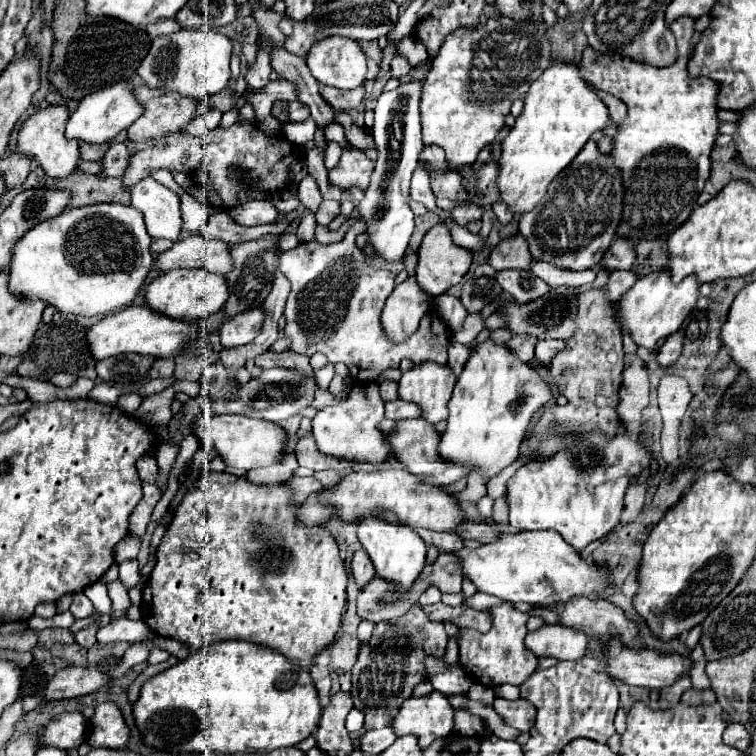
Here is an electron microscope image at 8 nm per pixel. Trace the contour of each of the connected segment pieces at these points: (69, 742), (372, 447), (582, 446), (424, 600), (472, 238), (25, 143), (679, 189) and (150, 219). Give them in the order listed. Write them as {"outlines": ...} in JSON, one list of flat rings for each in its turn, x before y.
{"outlines":[[[80,711,60,713,44,727,40,735,40,743,68,751,84,743,86,731,88,731,88,719]],[[356,383,344,401,318,411,318,415,312,419,312,433,318,449,326,455,356,463,384,463,390,455,390,443,378,429,378,423,384,418,385,402,378,393,378,383]],[[618,423,616,435,608,437,600,431,594,435,580,437,578,447,564,447,556,451,550,459,532,461,516,471,508,481,506,497,510,503,510,527,516,531,538,531,554,529,558,531,576,551,582,551,588,543,608,535,620,521,624,509,624,495,632,477,638,477,652,463,652,453,640,443,640,439,630,439,624,423]],[[430,585,430,587,420,595,418,603,420,603,420,605,434,605,434,603,438,603,440,599,442,599,440,589,438,589,438,587,434,587,434,585]],[[448,225,450,227,450,233,452,233,452,239,456,245,460,247,466,247,466,249,472,249,472,251,482,251,484,245,486,245,486,239,480,237,480,235,474,235,470,231,466,231,464,227,460,225]],[[48,105,46,109,36,111,30,115,18,133,18,151,32,155,46,175,50,177,66,177,72,171,76,171,78,161,80,161,80,141,76,139,66,139,64,129,70,119,70,107,68,105]],[[680,17,670,25,670,31,676,35,678,53,676,53,676,63,670,65,668,69,642,65,624,55,602,55,592,47,586,47,582,55,580,65,586,79,590,79,590,83,596,83,598,89,604,89,606,93,612,93,614,97,618,97,628,107,628,119,622,125,618,125,618,135,612,139,614,143,612,157,614,157,614,163,622,167,622,175,626,183,624,213,622,213,622,223,618,227,618,235,628,237,634,243,642,239,666,237,672,231,676,231,678,217,680,217,680,225,690,217,690,213,696,207,698,195,702,193,704,183,710,177,710,167,712,167,710,153,714,149,718,127,720,127,718,105,716,105,720,85,702,77,694,79,688,73,694,23,696,19,692,17]],[[144,177,130,189,130,197,132,205,142,211,150,237,178,241,182,227,178,193,152,177]]]}

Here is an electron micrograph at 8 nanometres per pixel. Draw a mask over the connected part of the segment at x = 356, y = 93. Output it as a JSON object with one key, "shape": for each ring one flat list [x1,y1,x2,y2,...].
{"shape":[[364,85,354,89,354,91,338,91,332,87,320,87,322,97,334,107,334,111,348,111,348,109,358,109,360,103,364,101]]}

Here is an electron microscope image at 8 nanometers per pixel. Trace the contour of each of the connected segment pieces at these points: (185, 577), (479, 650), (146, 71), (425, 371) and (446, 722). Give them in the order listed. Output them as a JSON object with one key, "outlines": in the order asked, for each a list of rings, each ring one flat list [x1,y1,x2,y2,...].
{"outlines":[[[210,471,202,477,198,477,196,485,192,485,192,489,184,495,182,503,178,505,170,525,166,527,166,533,164,533,160,545,156,549,156,565,142,589,142,619,148,623,148,627,156,635,182,641,182,643,190,645,190,649,194,649,194,651,208,647,216,641,244,639,244,641,252,641,256,645,274,649,274,651,286,655,288,659,300,663,302,667,310,667,312,657,318,651,322,651,328,643,332,643,332,639,338,631,340,617,342,617,344,603,346,603,348,571,346,571,346,563,340,559,340,549,338,549,338,543,334,541,332,533,326,531,324,527,306,527,306,525,298,523,298,517,296,517,298,509,300,509,300,505,296,501,296,493,286,483,256,485,256,483,248,481,246,477,238,477,238,475,232,475,226,471,224,473]],[[502,603,498,607,488,609,488,615,492,617,492,629,488,633,480,633,476,629,460,629,460,667,472,681,488,687,498,687,504,683,520,687,538,669,538,657,524,645,530,613,518,611,512,603]],[[180,29,176,33,162,35,152,41,146,59,138,67,138,75,150,87,178,91,182,95,208,103,210,97,220,93,230,79,230,57,232,57,230,37,216,31]],[[422,361,402,375,398,393,402,399,418,403,424,411,422,417,436,425,438,421,448,419,448,401,452,397,454,383,456,375,448,365]],[[432,691,424,697,410,697,402,703,398,715,392,721,398,737,416,735,420,747,426,749,432,741,446,737,454,729,454,707,440,691]]]}

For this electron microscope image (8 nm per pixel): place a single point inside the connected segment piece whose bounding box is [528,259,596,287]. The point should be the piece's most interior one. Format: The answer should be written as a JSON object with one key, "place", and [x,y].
{"place":[555,276]}

